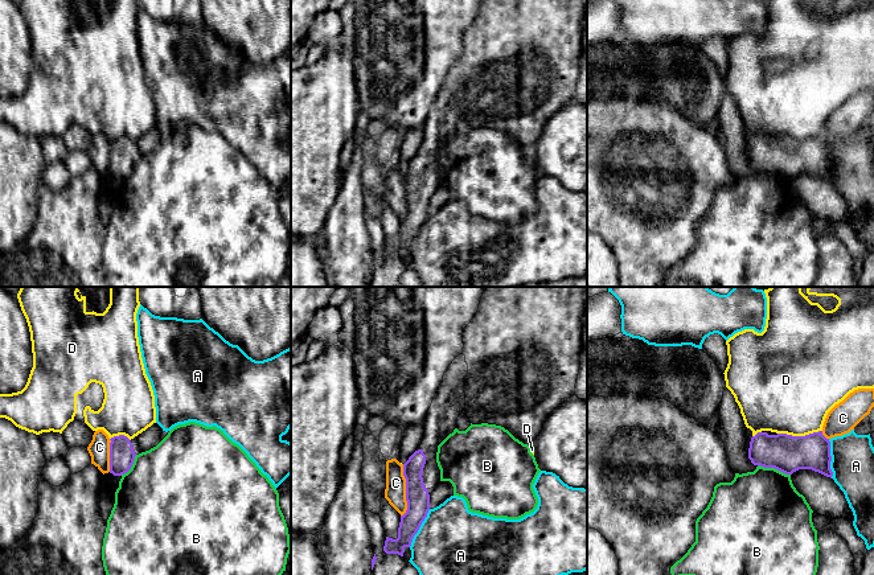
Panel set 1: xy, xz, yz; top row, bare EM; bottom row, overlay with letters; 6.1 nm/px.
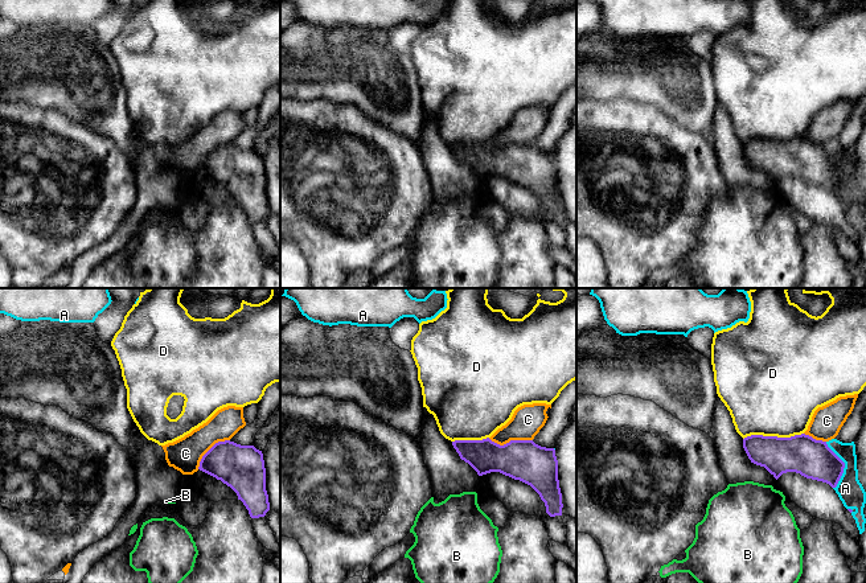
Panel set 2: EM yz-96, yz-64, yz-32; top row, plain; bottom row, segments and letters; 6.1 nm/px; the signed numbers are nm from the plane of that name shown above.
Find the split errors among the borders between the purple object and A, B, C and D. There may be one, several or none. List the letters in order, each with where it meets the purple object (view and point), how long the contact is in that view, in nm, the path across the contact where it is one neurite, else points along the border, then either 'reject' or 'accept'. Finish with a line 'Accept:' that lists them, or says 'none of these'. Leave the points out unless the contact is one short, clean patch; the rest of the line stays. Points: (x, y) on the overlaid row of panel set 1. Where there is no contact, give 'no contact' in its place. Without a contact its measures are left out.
A: yz (831, 459) | 240 nm | reject
B: yz (774, 467) | 200 nm | along yz (758, 465), (776, 468), (790, 475) | reject
C: xz (406, 491) | 320 nm | along xz (402, 464), (406, 510), (401, 516) | reject
D: yz (799, 436) | 280 nm | along yz (821, 430), (804, 435), (778, 434) | reject
Accept: none of these

